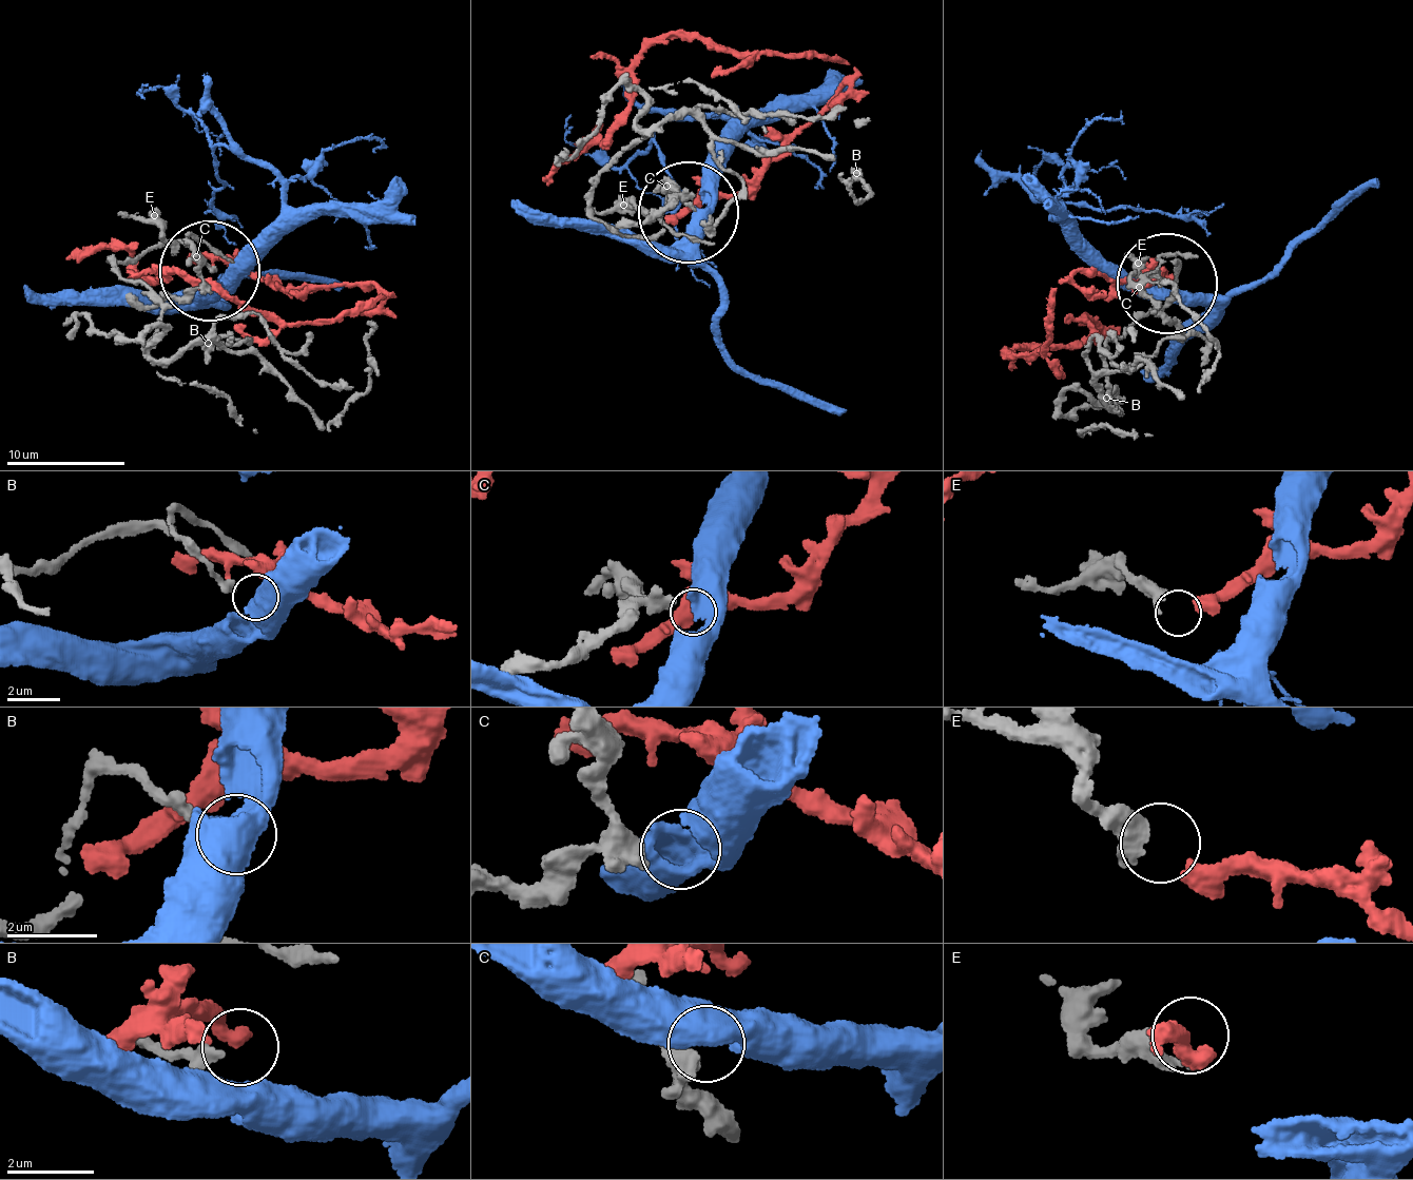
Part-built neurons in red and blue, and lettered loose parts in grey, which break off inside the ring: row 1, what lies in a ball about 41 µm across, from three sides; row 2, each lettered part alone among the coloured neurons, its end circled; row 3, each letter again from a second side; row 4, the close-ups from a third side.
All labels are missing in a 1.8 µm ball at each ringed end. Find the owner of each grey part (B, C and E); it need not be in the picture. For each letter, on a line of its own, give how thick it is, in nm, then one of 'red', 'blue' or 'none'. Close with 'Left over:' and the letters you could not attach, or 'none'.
B: calibre 280 nm; none
C: calibre 280 nm; none
E: calibre 380 nm; red
Left over: B, C

